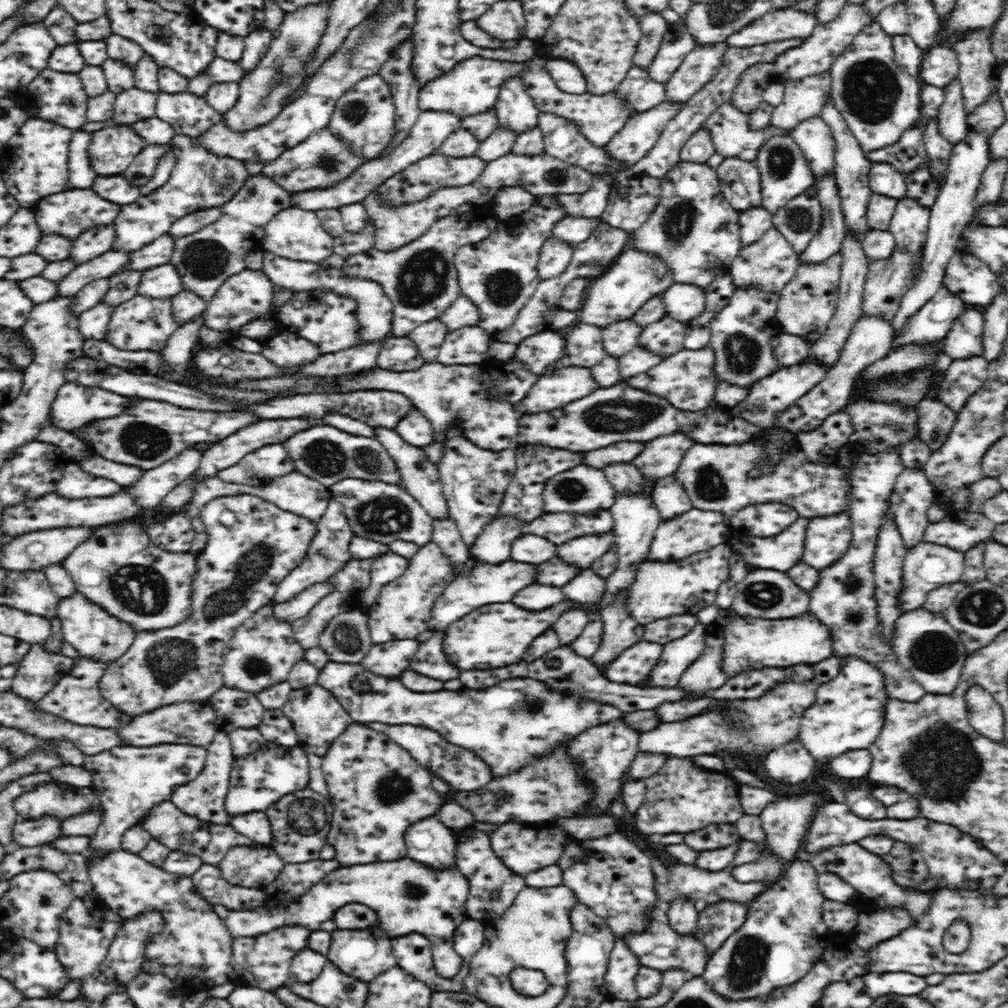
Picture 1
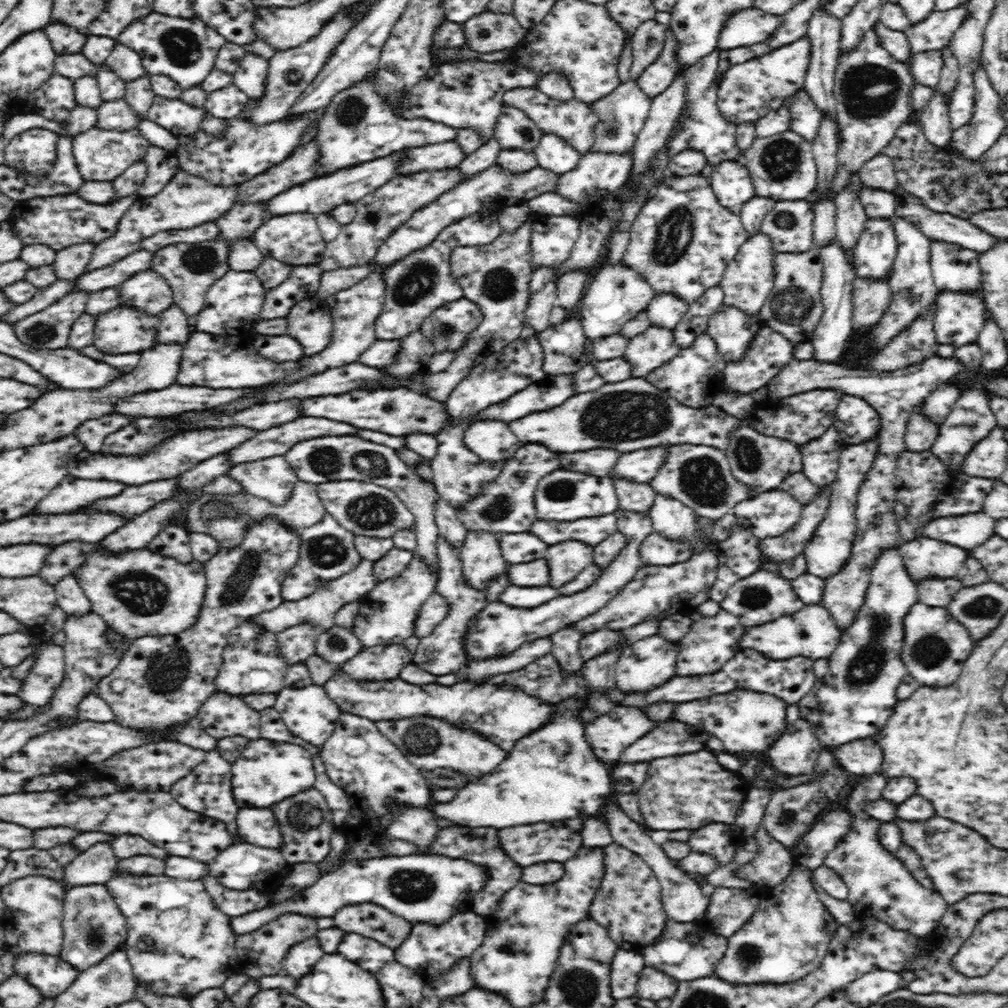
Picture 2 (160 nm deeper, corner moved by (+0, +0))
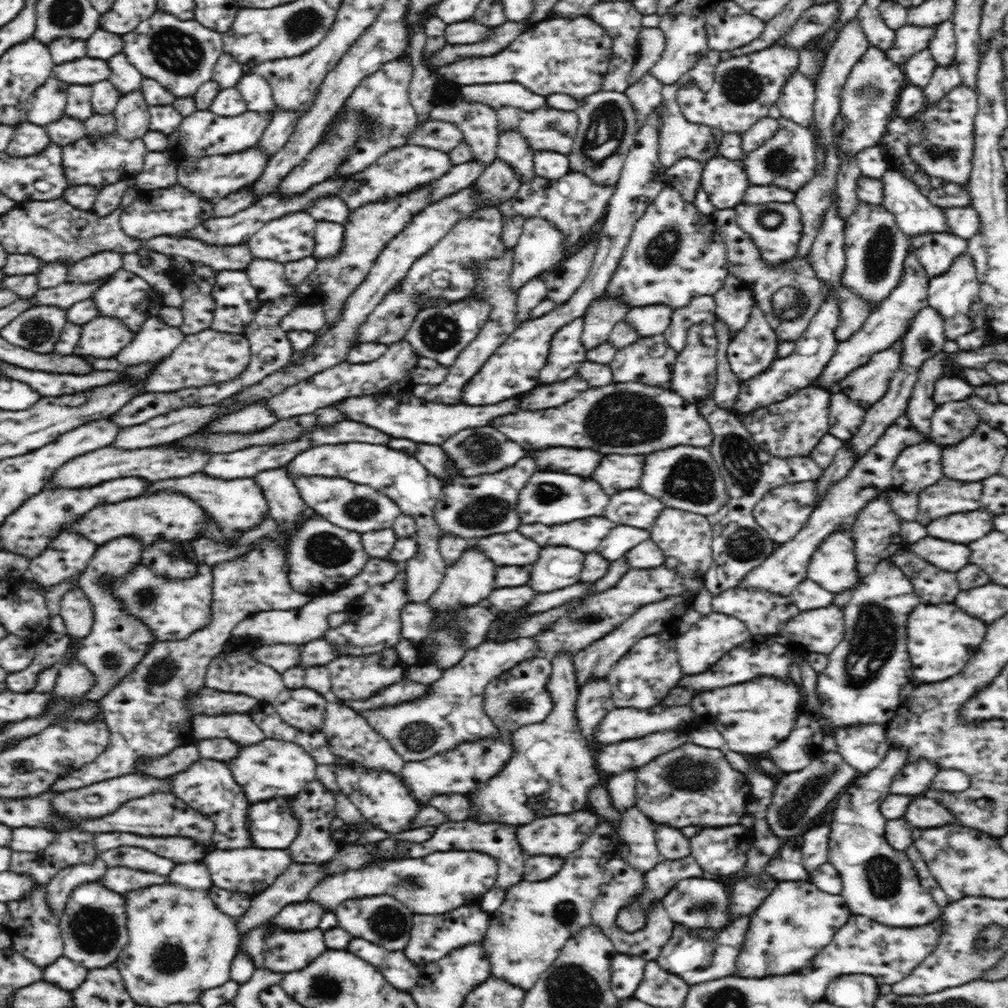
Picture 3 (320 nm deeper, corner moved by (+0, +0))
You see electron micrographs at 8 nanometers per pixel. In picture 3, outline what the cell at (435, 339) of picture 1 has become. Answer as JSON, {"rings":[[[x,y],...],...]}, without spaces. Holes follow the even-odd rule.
{"rings":[[[400,340],[388,345],[386,352],[376,360],[367,363],[349,363],[348,361],[341,362],[332,368],[327,368],[314,374],[308,380],[298,382],[296,386],[284,390],[280,394],[271,396],[267,400],[268,409],[274,413],[274,417],[280,420],[292,418],[295,416],[310,414],[318,408],[330,406],[334,402],[340,402],[344,398],[352,398],[352,396],[374,395],[378,391],[382,391],[394,384],[405,384],[406,376],[412,372],[411,370],[417,365],[417,360],[420,358],[413,351],[409,342]]]}

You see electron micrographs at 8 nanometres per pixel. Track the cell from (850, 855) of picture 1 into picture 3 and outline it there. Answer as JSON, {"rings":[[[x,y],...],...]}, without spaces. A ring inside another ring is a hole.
{"rings":[[[891,746],[886,757],[876,768],[856,778],[836,800],[836,808],[832,812],[830,836],[828,839],[828,863],[834,865],[842,881],[841,896],[850,914],[868,916],[886,926],[900,926],[908,928],[922,926],[934,922],[942,914],[940,907],[933,901],[932,895],[921,885],[919,876],[907,855],[892,848],[885,837],[886,818],[880,814],[880,804],[890,794],[890,784],[896,774],[906,766],[909,755],[905,748]]]}

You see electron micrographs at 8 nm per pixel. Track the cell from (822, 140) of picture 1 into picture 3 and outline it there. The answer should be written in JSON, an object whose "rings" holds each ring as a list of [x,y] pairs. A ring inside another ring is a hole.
{"rings":[[[794,71],[775,102],[781,116],[809,128],[814,116],[815,85],[800,71]]]}

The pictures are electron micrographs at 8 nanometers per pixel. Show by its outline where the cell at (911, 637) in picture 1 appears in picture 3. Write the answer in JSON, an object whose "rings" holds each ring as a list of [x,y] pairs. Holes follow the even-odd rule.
{"rings":[[[920,604],[909,614],[906,630],[913,682],[926,684],[944,681],[958,674],[984,640],[987,624],[966,614],[956,604],[936,604],[936,606]]]}

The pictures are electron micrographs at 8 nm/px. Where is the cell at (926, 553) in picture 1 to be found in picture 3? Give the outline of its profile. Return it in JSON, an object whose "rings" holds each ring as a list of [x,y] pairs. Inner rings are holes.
{"rings":[[[926,536],[918,544],[912,544],[908,548],[912,552],[920,554],[920,558],[924,558],[926,562],[930,562],[942,570],[950,570],[950,572],[958,572],[962,566],[966,566],[968,556],[970,556],[968,546],[962,546],[956,542],[944,542],[940,538],[932,538],[932,536]]]}

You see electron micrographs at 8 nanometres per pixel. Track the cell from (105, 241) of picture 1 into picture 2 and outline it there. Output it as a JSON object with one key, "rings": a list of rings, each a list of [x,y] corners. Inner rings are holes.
{"rings":[[[78,243],[56,251],[56,258],[52,263],[56,279],[60,281],[74,281],[82,274],[85,274],[94,248],[96,248],[94,243]]]}

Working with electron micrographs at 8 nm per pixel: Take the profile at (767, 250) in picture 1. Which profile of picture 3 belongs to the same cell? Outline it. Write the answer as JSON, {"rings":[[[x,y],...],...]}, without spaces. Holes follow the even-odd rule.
{"rings":[[[730,273],[722,288],[713,294],[716,302],[714,317],[725,322],[729,332],[739,331],[752,314],[756,300],[749,287],[750,283]]]}

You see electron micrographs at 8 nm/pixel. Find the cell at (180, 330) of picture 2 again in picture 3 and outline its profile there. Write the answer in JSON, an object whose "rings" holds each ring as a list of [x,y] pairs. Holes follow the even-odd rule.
{"rings":[[[154,315],[135,332],[132,342],[124,346],[116,357],[125,367],[154,364],[163,361],[184,337],[179,327],[166,325],[161,316]]]}

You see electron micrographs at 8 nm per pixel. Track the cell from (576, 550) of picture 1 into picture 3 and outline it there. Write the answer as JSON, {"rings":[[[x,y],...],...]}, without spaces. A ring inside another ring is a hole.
{"rings":[[[546,546],[540,552],[538,562],[532,564],[528,586],[534,592],[560,590],[580,582],[584,554],[568,546]]]}

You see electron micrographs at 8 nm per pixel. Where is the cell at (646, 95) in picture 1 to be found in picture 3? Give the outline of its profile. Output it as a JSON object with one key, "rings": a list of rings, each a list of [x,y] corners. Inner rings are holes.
{"rings":[[[598,91],[586,98],[577,99],[576,114],[579,125],[574,144],[567,154],[570,170],[585,174],[594,184],[615,186],[624,166],[628,150],[633,145],[637,128],[637,118],[625,93]]]}

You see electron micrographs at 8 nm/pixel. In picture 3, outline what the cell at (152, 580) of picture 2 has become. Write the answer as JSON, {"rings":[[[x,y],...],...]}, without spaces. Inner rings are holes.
{"rings":[[[138,562],[134,572],[110,582],[114,597],[122,600],[130,614],[144,622],[160,642],[188,638],[196,630],[212,622],[212,567],[198,564],[192,578],[162,578],[153,568]]]}

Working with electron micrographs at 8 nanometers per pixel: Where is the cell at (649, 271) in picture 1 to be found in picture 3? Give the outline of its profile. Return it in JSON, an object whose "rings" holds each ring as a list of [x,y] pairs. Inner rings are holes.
{"rings":[[[604,294],[588,308],[584,314],[584,328],[579,346],[586,350],[596,348],[608,340],[613,326],[624,321],[626,314],[632,310],[630,305],[620,303],[617,298]]]}

